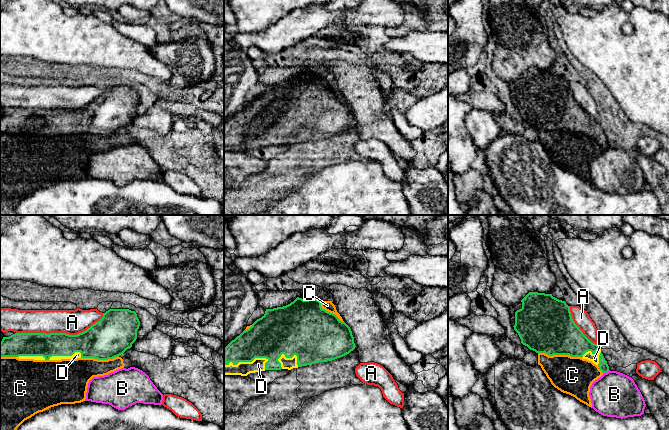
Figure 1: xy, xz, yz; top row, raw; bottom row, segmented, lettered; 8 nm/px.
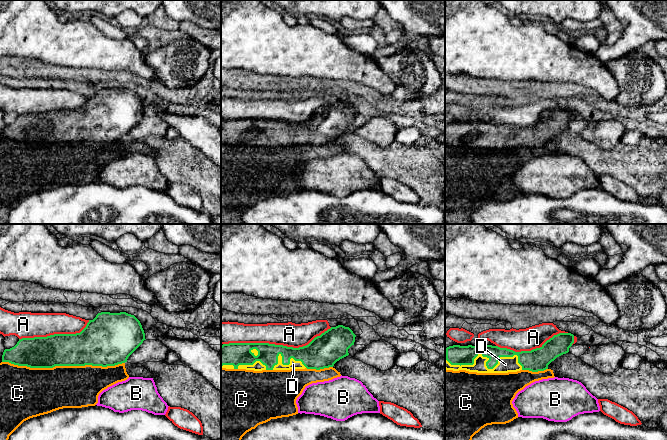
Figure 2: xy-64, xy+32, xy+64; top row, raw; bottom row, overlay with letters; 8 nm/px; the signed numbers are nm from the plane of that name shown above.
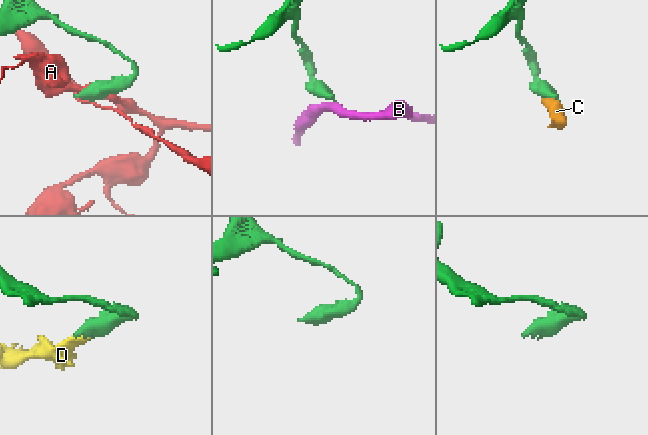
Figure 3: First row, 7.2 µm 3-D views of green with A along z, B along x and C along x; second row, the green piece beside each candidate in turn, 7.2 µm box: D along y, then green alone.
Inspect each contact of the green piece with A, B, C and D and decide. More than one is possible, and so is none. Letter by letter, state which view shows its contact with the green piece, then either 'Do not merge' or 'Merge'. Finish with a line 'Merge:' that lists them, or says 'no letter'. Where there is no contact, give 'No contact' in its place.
A: Touches green in xy. Do not merge
B: Touches green in yz. Do not merge
C: Touches green in yz. Do not merge
D: Touches green in xz. Merge
Merge: D

